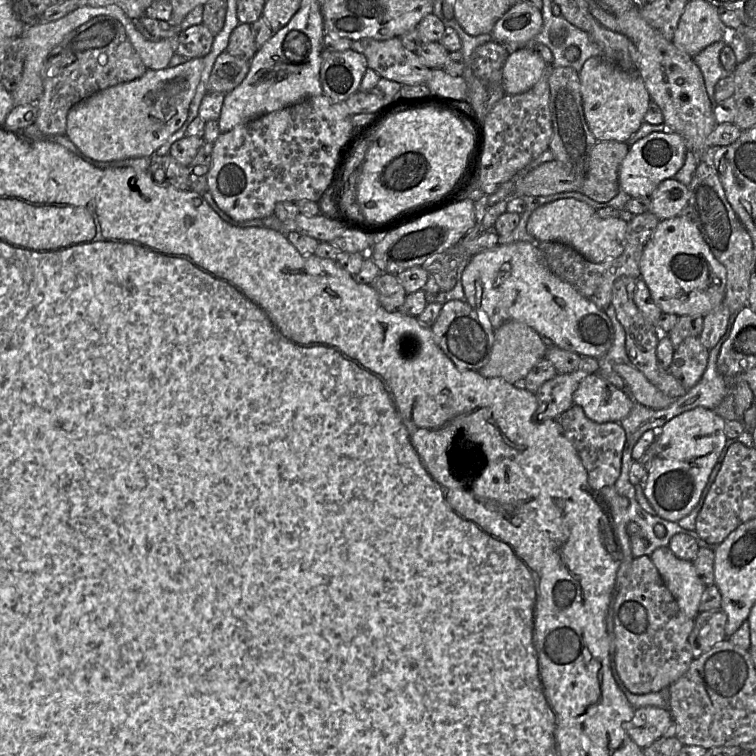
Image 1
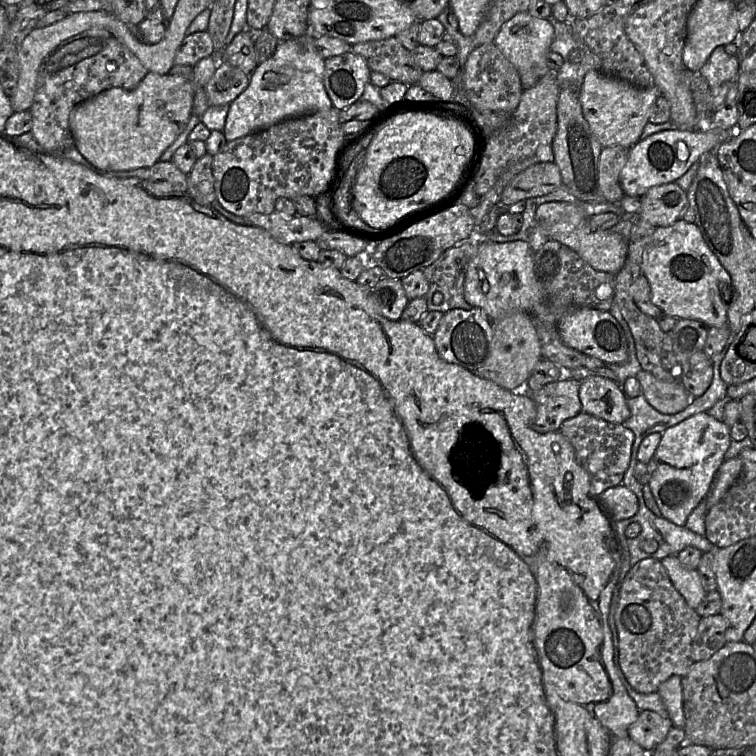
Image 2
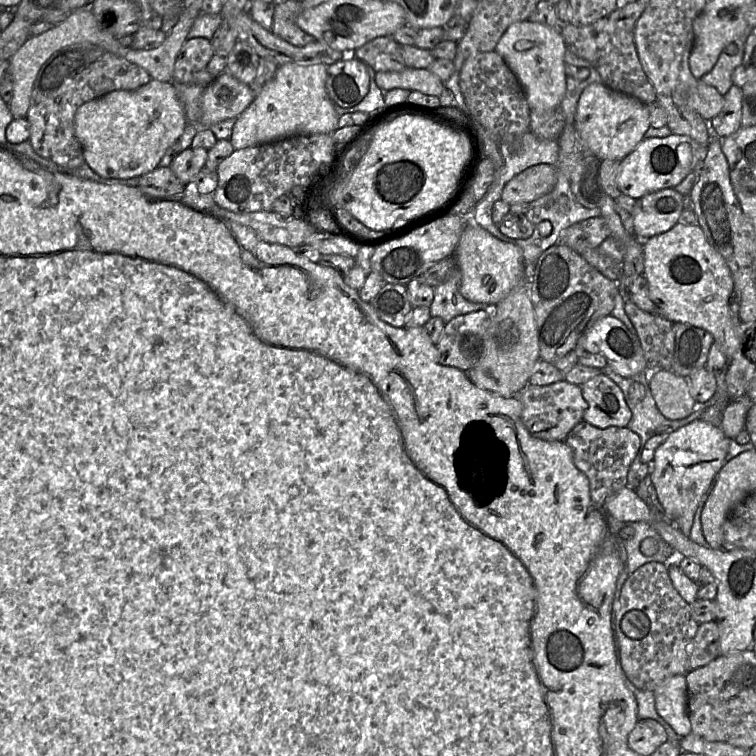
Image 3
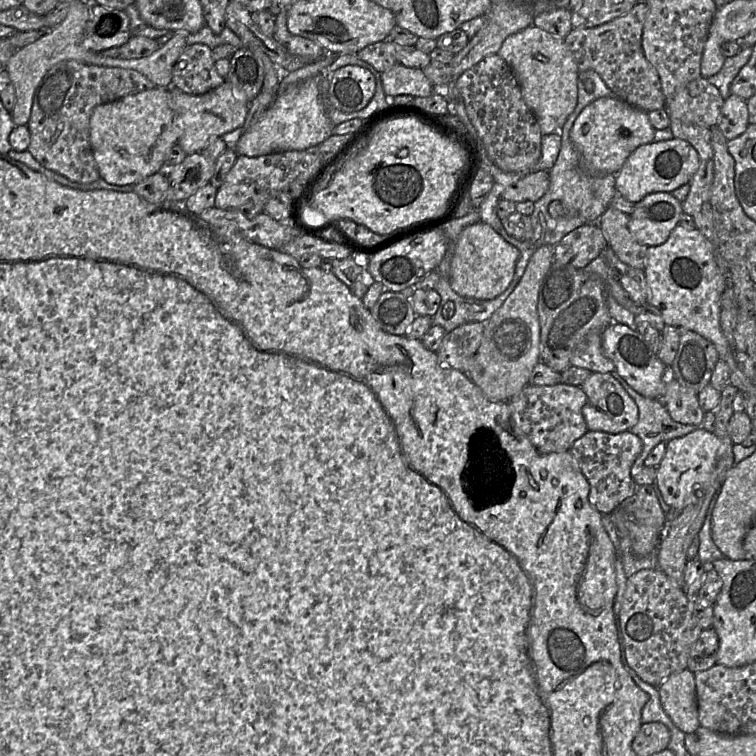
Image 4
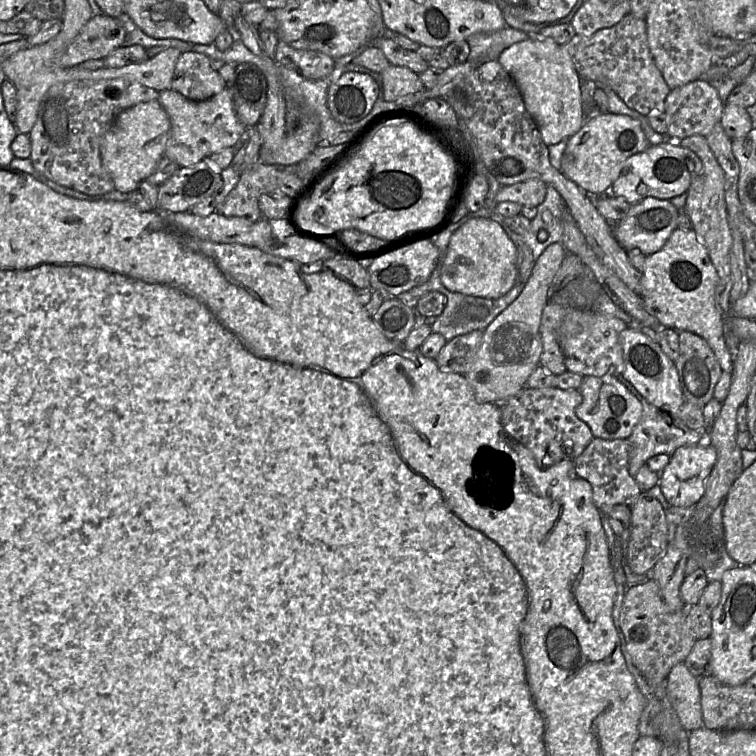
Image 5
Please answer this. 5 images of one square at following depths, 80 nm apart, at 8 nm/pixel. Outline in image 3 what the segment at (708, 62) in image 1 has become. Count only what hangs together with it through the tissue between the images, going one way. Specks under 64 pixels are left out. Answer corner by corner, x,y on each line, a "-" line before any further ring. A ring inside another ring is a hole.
744,39
737,41
738,51
734,55
728,55
724,51
720,54
712,70
700,79
703,83
713,86
725,96
733,85
732,75
734,70
742,63
744,57

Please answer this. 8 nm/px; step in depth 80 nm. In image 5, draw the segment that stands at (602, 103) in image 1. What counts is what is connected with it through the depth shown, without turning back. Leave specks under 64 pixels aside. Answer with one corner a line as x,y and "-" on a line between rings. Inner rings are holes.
600,112
588,116
581,129
566,141
560,171
586,193
604,195
610,193
627,159
650,146
638,120
624,114

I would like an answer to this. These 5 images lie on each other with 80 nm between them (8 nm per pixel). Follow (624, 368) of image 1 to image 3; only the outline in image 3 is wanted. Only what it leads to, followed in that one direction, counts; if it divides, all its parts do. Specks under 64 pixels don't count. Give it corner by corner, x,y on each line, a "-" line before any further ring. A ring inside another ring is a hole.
670,370
651,372
647,386
661,414
669,420
680,420
694,411
696,401
691,396
686,379

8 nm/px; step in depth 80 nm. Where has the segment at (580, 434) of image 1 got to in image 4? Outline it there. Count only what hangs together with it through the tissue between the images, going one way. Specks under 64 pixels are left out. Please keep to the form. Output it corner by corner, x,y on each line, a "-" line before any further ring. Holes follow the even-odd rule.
590,430
569,449
580,472
589,483
589,502
601,514
609,515
633,499
638,486
631,476
631,467
641,450
640,438
629,431
610,434

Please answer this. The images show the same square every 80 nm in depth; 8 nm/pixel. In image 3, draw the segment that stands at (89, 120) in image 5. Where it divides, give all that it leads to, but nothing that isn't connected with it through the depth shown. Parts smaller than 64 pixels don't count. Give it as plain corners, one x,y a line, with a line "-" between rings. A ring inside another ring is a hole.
78,42
56,52
35,80
27,120
30,123
30,143
37,154
54,162
61,170
74,174
85,163
83,149
75,134
74,117
84,103
116,90
132,91
147,84
150,75
142,67
104,48

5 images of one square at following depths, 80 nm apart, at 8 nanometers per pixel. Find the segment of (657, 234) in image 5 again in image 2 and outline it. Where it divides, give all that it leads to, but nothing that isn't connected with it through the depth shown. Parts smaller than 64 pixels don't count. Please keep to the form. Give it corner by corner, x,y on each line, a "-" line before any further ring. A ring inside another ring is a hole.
675,182
652,187
641,198
638,217
648,224
667,227
681,218
688,205
687,192

